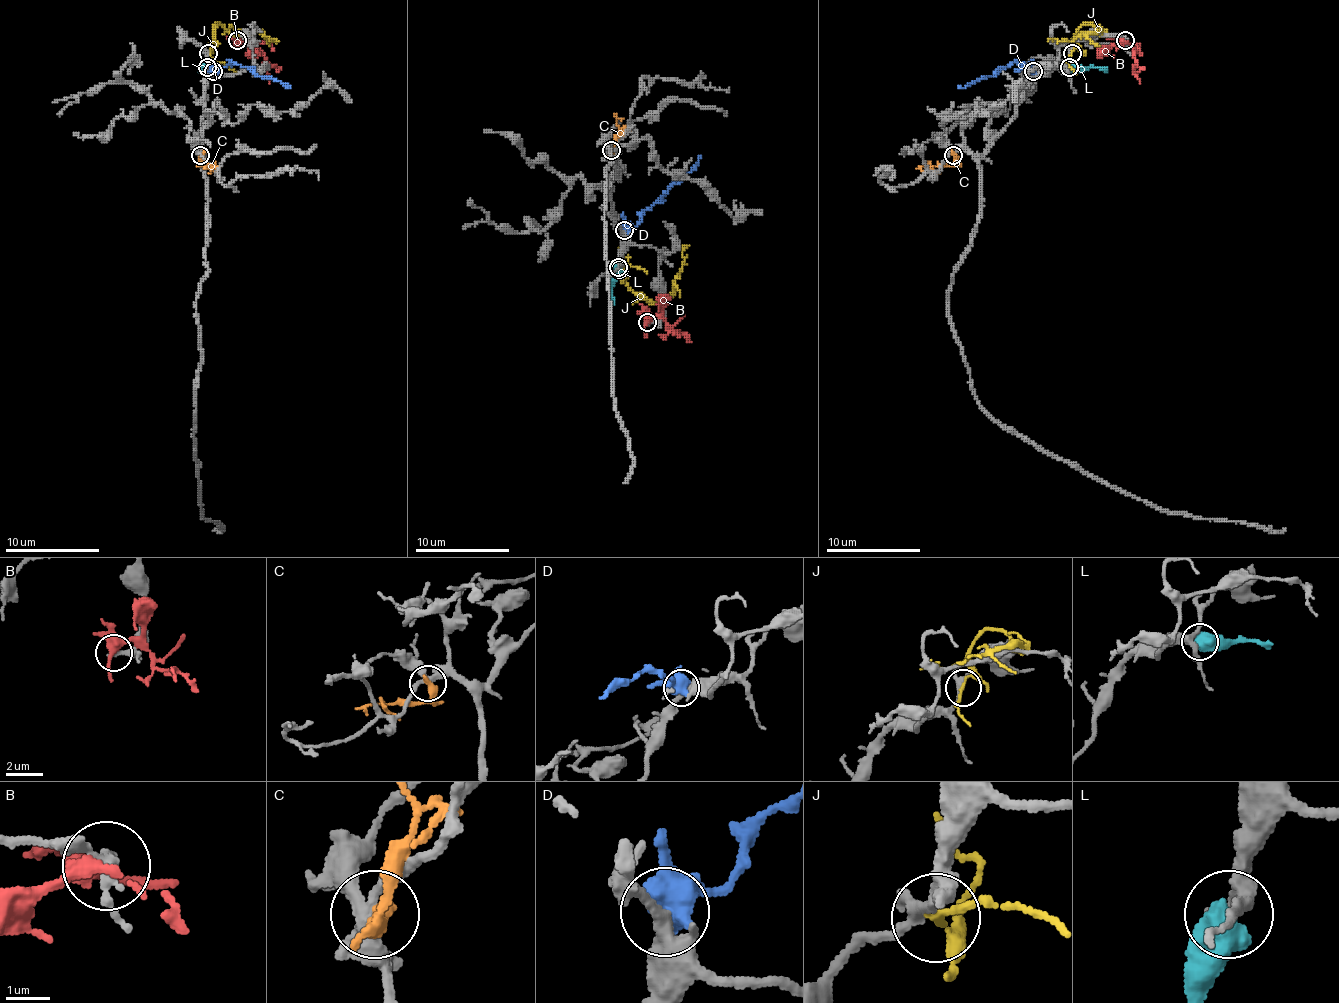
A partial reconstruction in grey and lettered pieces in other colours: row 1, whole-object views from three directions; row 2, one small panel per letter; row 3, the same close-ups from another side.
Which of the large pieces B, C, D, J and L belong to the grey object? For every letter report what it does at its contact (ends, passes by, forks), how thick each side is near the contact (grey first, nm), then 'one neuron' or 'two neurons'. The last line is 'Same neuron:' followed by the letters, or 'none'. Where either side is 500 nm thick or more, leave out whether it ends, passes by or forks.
B: it forks; calibres 240 and 360 nm; two neurons
C: it passes by; calibres 280 and 280 nm; two neurons
D: calibres 340 and 550 nm; two neurons
J: it passes by; calibres 200 and 130 nm; two neurons
L: calibres 240 and 700 nm; two neurons
Same neuron: none

